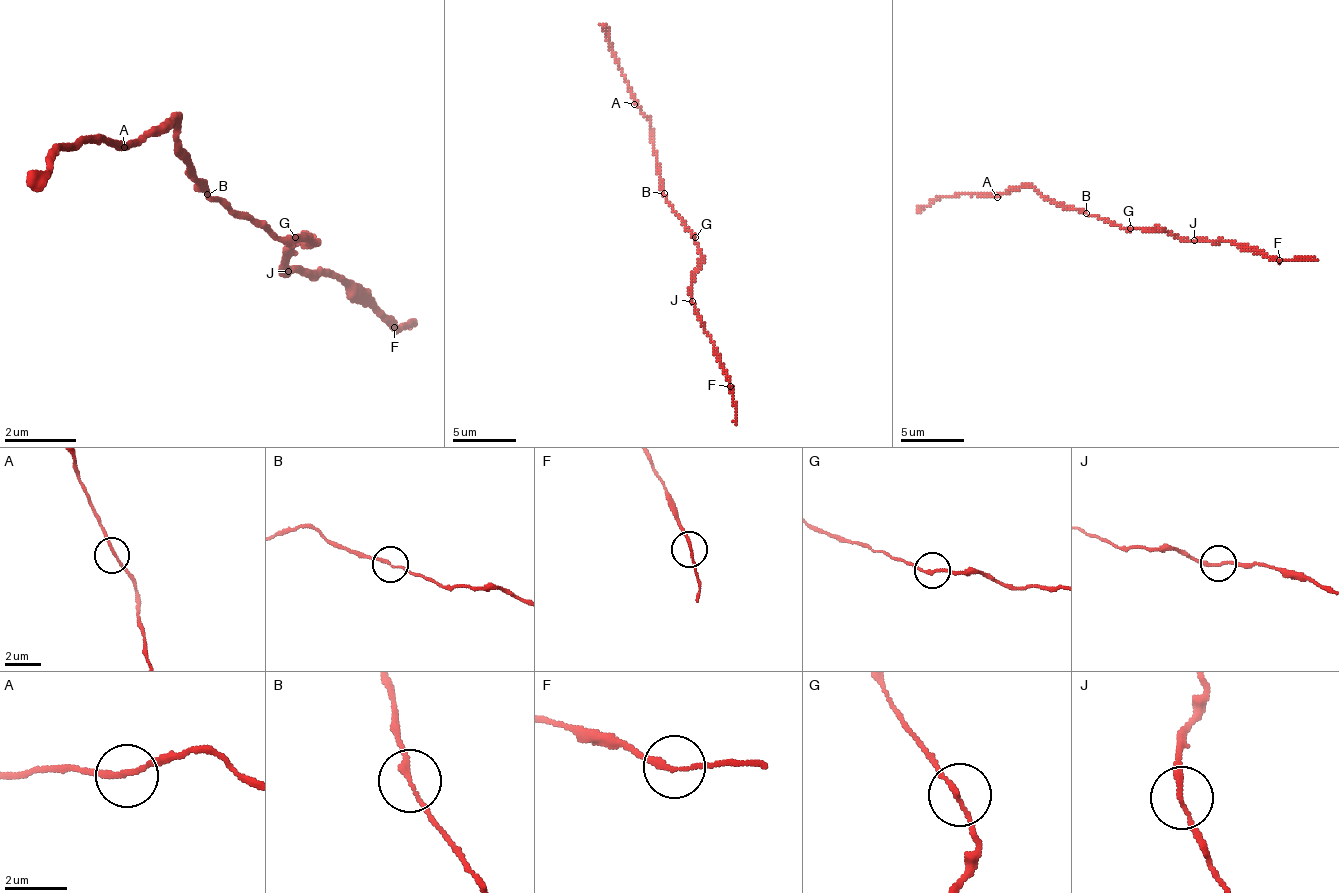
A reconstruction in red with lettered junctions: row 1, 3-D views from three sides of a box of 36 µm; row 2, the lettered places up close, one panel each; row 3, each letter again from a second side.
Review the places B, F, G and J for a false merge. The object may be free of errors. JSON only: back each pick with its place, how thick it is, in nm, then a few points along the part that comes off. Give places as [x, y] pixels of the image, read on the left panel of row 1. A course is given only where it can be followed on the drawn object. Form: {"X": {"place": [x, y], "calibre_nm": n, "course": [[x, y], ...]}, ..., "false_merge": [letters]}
{"false_merge": []}

